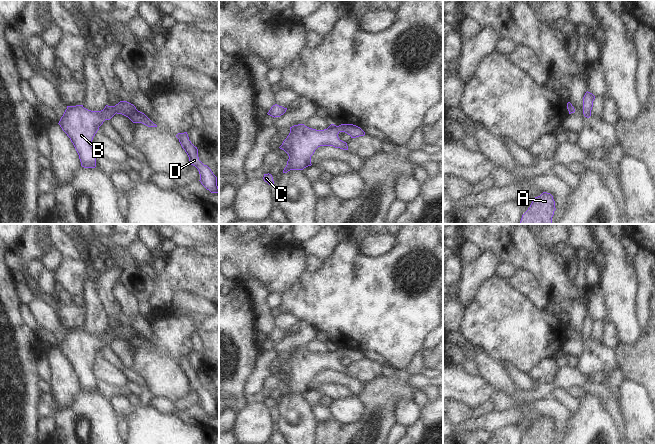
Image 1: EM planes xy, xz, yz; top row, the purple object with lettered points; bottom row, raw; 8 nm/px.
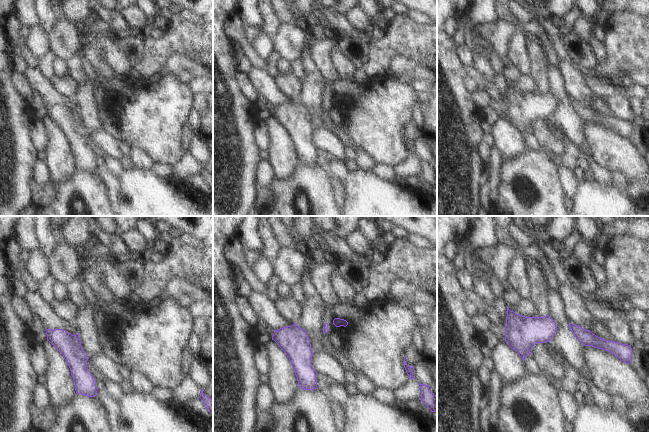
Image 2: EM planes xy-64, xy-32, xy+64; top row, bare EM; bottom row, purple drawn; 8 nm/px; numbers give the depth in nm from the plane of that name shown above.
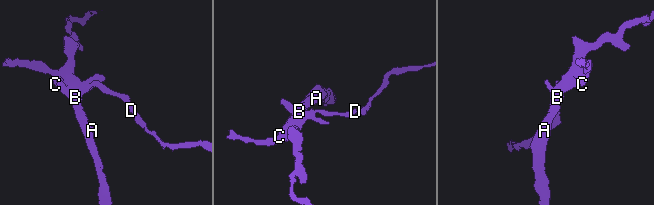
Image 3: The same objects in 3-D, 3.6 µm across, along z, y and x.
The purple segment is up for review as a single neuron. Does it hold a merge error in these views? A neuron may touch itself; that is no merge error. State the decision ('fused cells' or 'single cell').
single cell

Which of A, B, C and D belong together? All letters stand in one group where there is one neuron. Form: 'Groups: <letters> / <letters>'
Groups: A B C D

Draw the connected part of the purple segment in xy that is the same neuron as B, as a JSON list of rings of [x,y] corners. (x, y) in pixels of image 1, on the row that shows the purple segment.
[[[120,101],[115,106],[106,105],[101,111],[91,111],[83,105],[67,106],[58,124],[73,143],[82,167],[96,167],[97,156],[93,152],[93,137],[103,122],[110,120],[116,113],[128,117],[133,123],[157,127],[144,113],[127,101]]]

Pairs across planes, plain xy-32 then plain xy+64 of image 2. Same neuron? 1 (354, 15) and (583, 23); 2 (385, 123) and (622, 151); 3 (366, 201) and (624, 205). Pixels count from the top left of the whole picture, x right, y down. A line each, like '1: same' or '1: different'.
1: same
2: same
3: same

